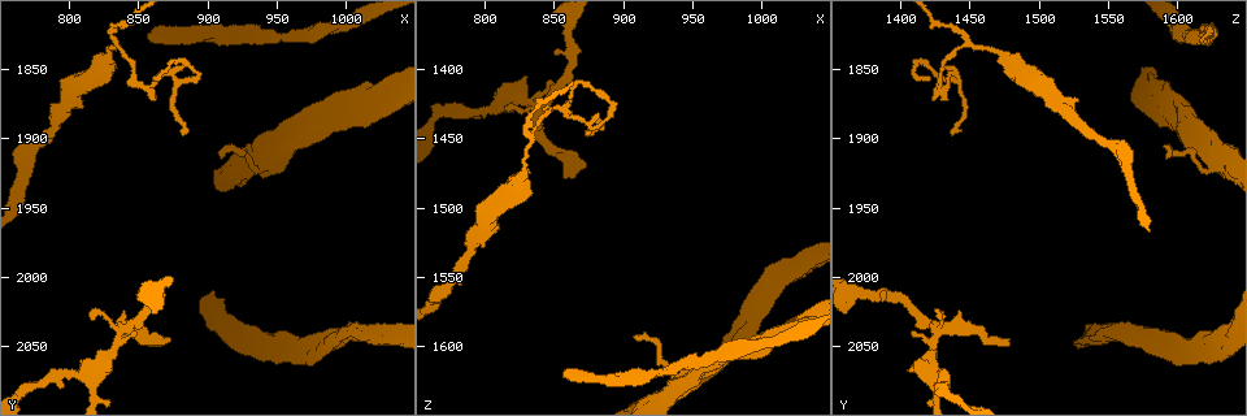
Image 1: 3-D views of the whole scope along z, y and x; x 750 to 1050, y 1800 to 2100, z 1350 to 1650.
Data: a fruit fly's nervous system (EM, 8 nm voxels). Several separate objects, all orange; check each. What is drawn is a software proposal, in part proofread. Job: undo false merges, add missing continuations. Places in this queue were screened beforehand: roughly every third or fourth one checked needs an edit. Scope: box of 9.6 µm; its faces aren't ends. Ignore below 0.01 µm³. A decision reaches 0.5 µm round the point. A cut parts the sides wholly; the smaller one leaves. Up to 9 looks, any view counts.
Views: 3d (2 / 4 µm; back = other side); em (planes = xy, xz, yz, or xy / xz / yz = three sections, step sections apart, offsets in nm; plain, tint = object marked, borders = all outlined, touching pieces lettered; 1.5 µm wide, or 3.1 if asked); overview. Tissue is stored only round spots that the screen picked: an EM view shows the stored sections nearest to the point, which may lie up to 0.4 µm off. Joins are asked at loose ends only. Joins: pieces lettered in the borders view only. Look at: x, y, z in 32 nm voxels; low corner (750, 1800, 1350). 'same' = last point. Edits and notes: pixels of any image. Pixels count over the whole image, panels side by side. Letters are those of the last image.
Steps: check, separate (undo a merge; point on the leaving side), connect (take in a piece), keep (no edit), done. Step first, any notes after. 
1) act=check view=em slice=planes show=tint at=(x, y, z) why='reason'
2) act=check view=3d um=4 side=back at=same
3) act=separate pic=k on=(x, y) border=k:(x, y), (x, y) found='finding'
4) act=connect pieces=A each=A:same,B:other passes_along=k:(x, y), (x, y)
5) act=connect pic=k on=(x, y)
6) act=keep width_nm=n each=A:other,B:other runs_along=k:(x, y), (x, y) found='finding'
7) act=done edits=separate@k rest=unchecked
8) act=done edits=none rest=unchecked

act=check view=em slice=planes show=tint at=(842, 2038, 1424)

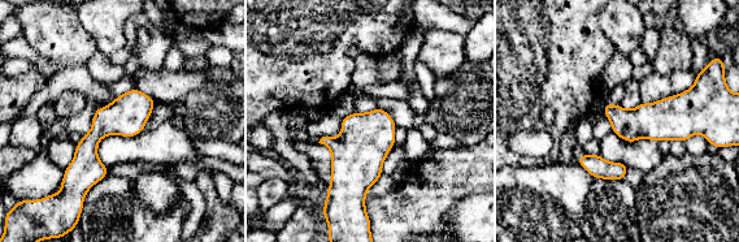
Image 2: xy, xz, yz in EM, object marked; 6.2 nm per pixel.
act=check view=em slice=planes show=borders at=same why='see the neighbours'

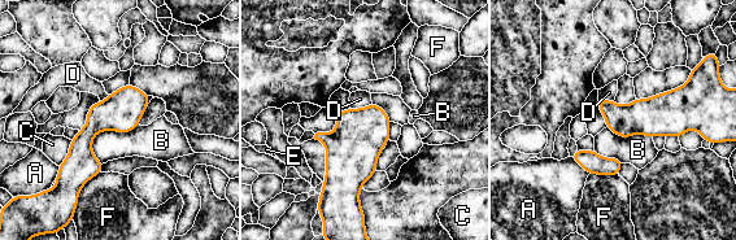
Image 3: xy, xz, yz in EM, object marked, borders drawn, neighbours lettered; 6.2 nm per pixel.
act=keep each=A:other,B:other,C:other,D:other,E:other,F:other found='one neuron here'

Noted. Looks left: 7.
act=check view=3d um=4 at=(874, 2046, 1470) why='free end'

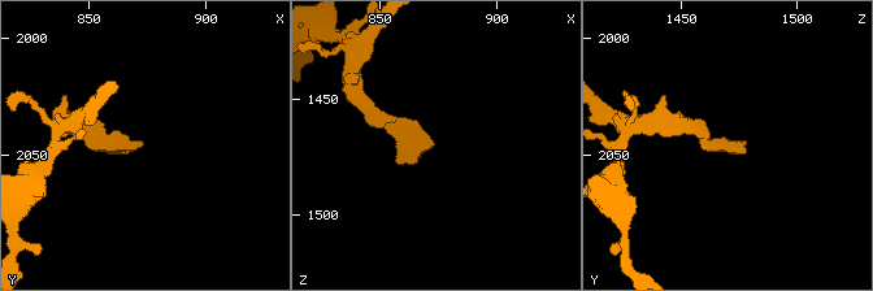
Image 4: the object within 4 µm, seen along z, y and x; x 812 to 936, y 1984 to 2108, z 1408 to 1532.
act=check view=em slice=planes show=tint at=(872, 2046, 1471) why='shape alone is not enough'

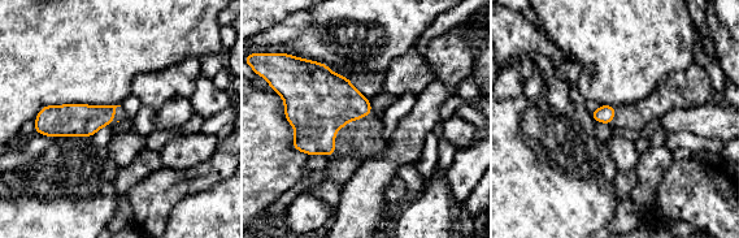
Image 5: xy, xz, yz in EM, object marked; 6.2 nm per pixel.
act=check view=em slice=planes show=borders at=same why='what lies round it'

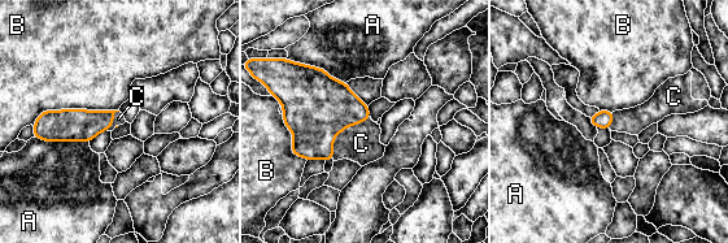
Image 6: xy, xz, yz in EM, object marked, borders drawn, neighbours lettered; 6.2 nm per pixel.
act=connect pieces=C each=A:other,B:other,C:same passes_along=6:(317, 108), (341, 130), (361, 143) found='the neuron continues'

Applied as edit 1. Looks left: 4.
act=check view=overview

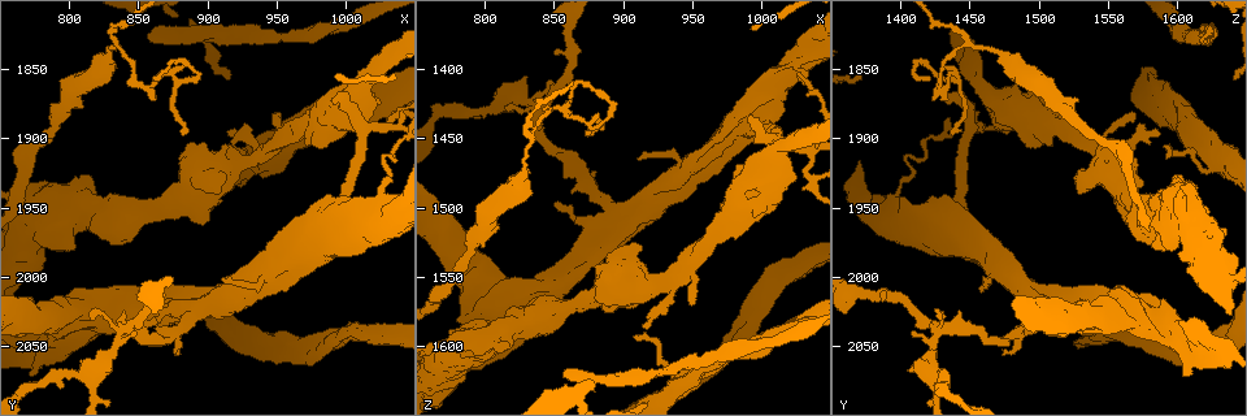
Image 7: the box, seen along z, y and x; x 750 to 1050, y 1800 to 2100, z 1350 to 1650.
act=check view=3d um=4 at=(910, 2002, 1466) why='thin end'

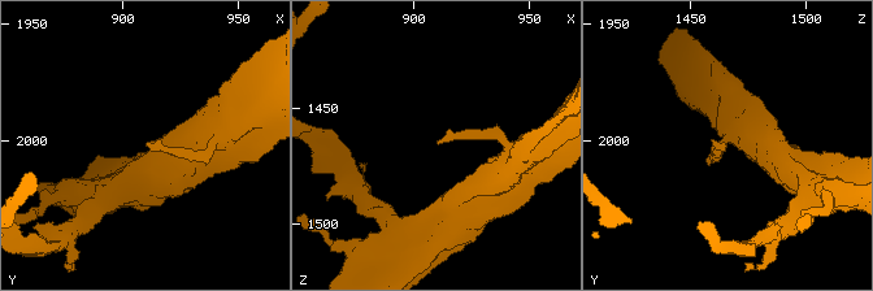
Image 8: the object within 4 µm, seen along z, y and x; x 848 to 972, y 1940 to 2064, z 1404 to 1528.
act=check view=em slice=planes show=borders at=(910, 2001, 1465)

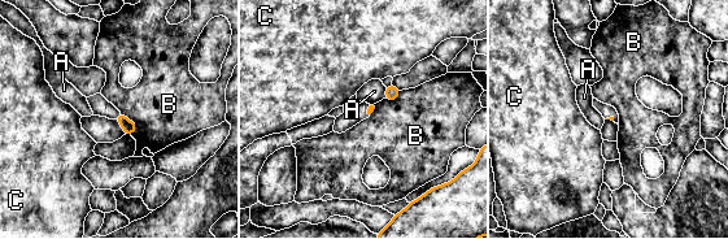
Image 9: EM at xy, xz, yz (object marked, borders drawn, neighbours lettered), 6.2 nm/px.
act=keep each=A:other,B:other,C:other border=9:(121, 112), (138, 126), (133, 134) found='none of them fits'

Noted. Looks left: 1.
act=check view=em slice=xy step=8 show=borders at=(910, 1914, 1590) why='an open end'

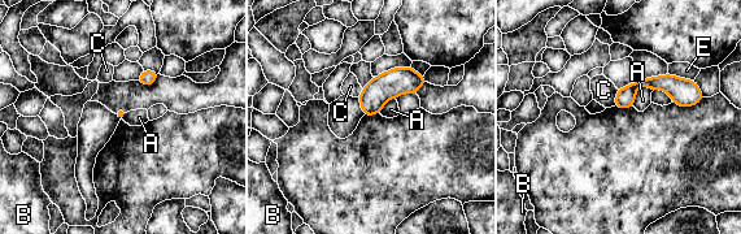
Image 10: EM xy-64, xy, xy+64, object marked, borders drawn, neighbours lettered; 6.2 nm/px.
act=keep longest_contact=A:170nm each=A:other,B:other,C:other,E:other border=10:(653, 90), (640, 86), (632, 105) found='no lettered piece goes on from it'

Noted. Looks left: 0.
act=done edits=connect@6 rest=unchecked

